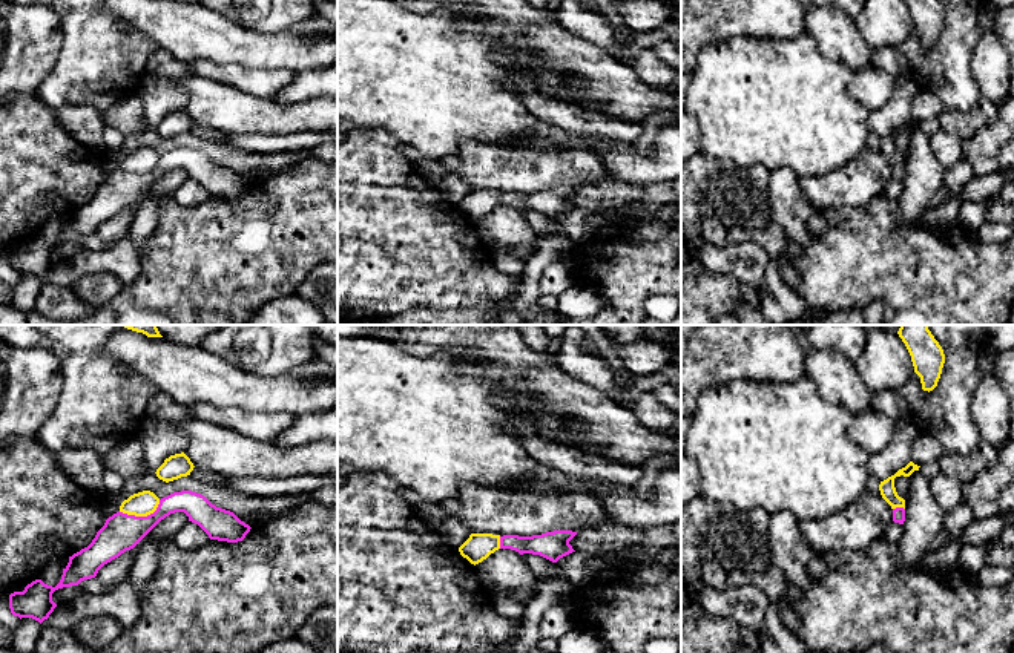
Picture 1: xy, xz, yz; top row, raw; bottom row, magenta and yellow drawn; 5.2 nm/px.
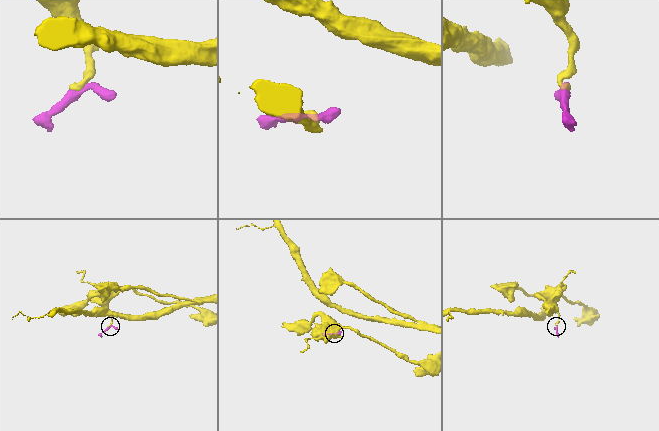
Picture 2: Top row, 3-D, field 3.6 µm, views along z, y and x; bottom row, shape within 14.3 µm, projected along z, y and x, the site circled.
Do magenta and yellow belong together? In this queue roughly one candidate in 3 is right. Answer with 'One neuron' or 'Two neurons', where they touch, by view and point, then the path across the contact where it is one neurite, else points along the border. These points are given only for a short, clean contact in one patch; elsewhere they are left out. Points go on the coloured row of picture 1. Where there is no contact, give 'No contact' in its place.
Two neurons. Touches magenta at xy (141, 517). Boundary: xy (160, 500), (158, 506), (146, 515), (128, 515), (120, 511)

